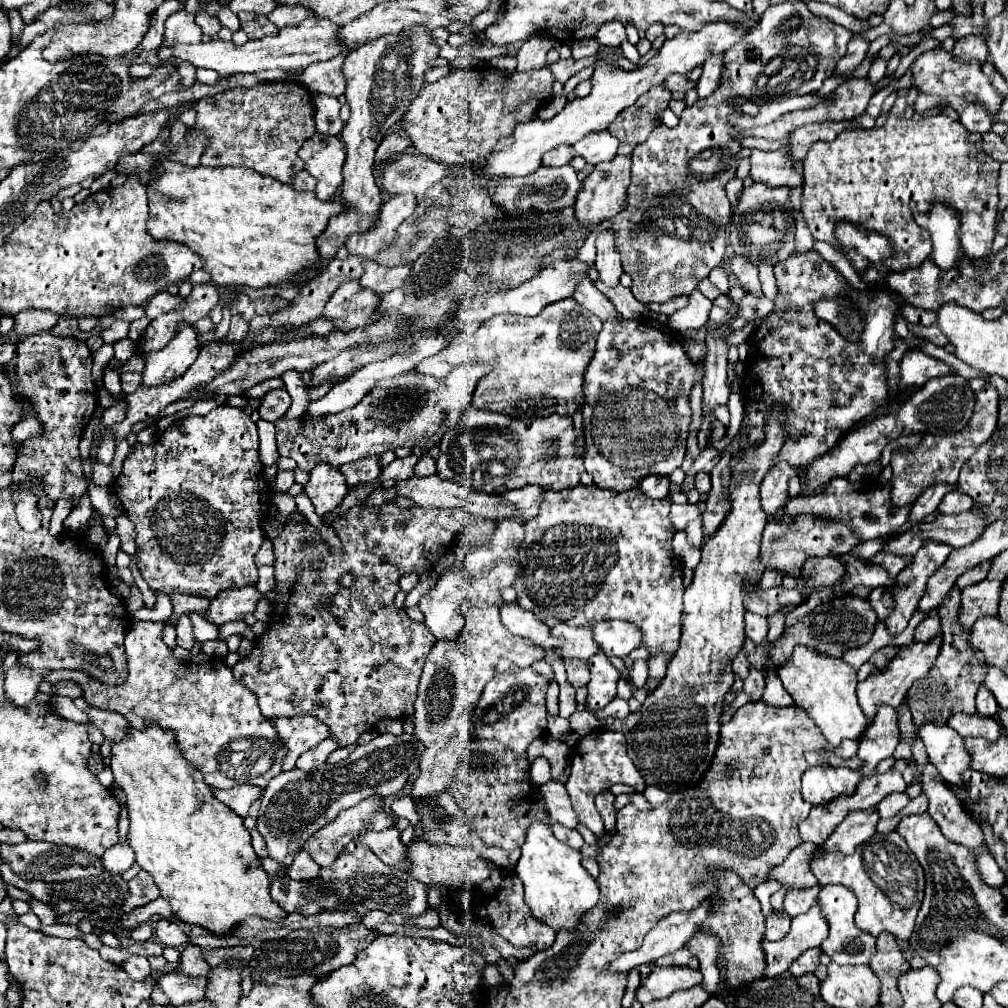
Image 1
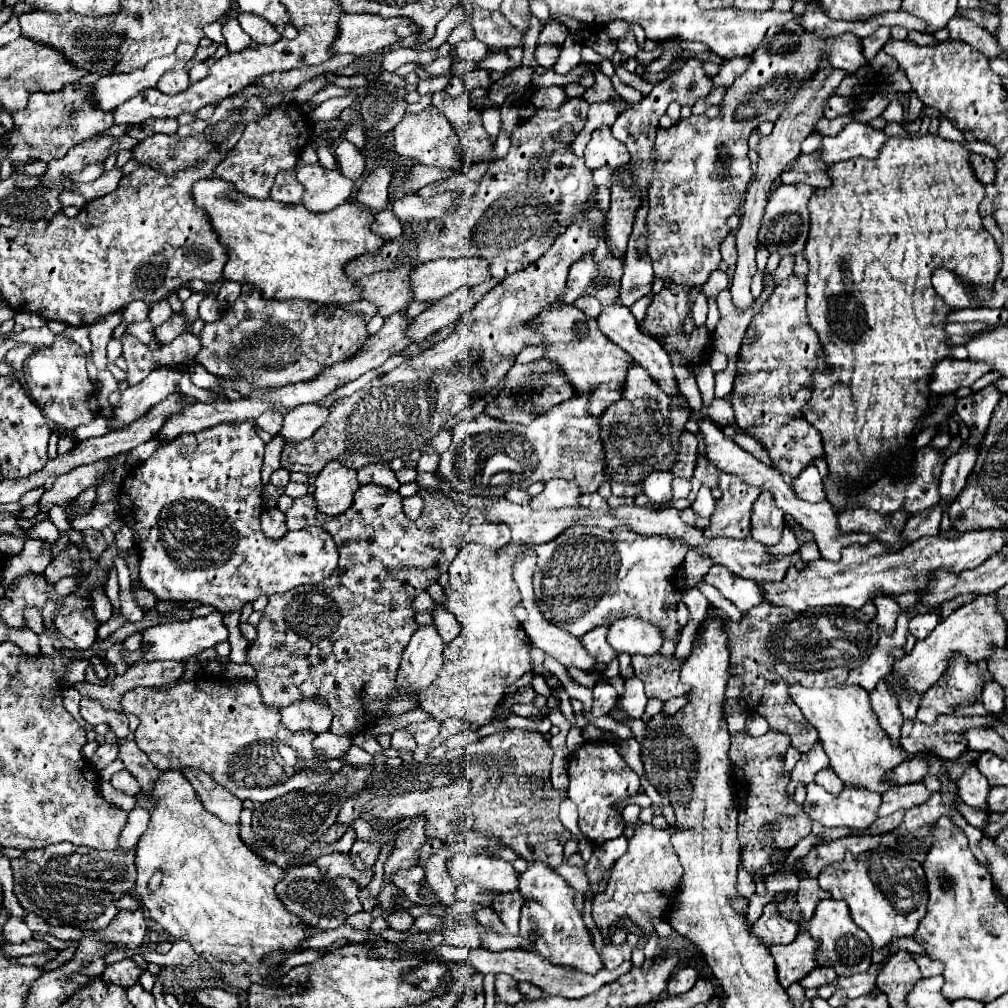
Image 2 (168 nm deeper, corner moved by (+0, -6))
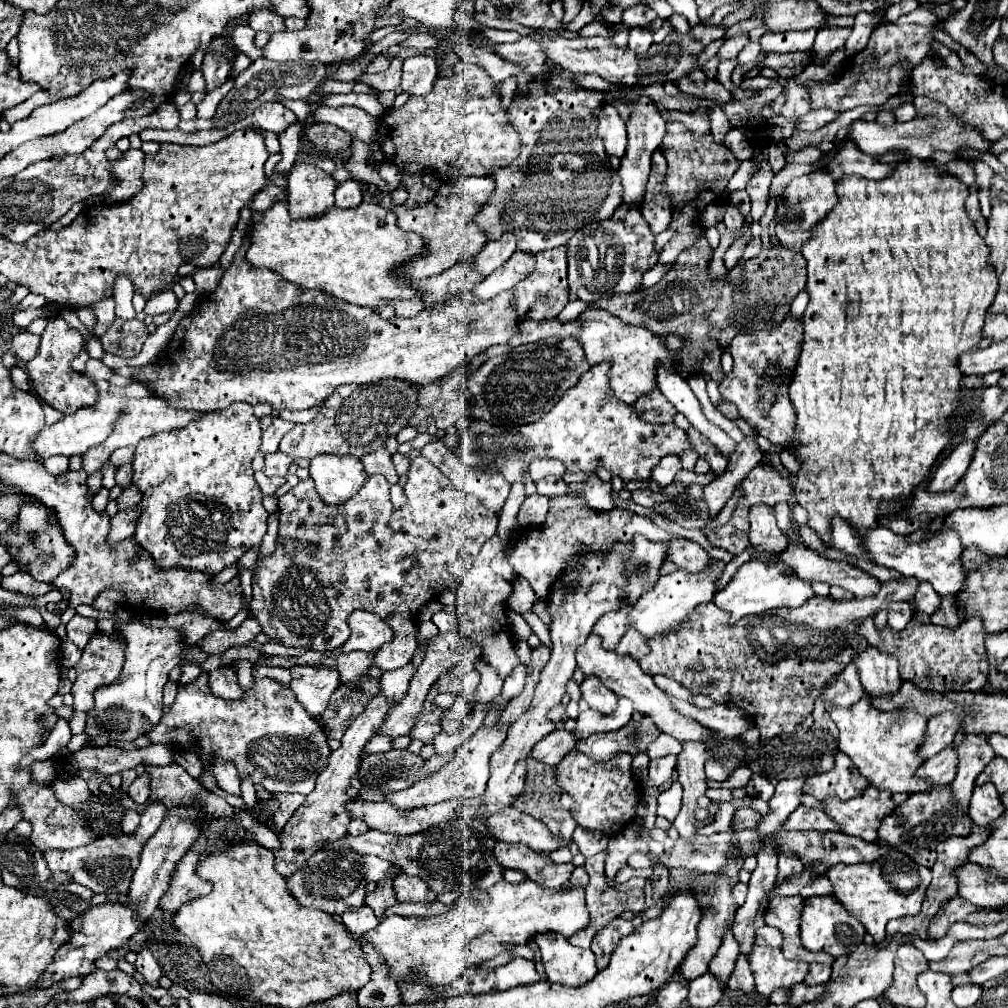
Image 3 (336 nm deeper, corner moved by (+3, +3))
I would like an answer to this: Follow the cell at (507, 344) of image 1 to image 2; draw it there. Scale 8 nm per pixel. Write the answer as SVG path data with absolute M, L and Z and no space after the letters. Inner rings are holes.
M555 304L553 308L549 310L543 310L539 316L535 316L533 320L527 322L527 326L541 334L541 344L543 344L543 350L545 350L545 356L543 360L547 362L553 362L559 366L561 374L565 376L565 380L573 386L573 394L575 396L581 396L581 394L587 394L591 396L589 400L589 416L601 416L603 410L611 404L611 402L617 402L619 396L621 396L621 384L625 382L625 368L631 364L631 356L625 354L621 348L617 348L617 344L613 344L599 328L597 328L597 320L595 318L587 318L579 308L575 308L573 304L571 306L561 306L561 304Z

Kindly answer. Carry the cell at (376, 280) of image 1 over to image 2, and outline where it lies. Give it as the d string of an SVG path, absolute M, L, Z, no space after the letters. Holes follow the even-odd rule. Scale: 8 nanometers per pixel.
M461 258L461 260L433 260L415 266L409 272L409 288L413 300L439 300L463 286L477 286L491 278L485 258Z

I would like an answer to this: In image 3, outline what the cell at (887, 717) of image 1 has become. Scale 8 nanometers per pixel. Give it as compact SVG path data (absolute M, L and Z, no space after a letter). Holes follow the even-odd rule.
M868 647L854 655L860 683L868 695L888 695L898 691L902 679L898 675L898 661L876 647Z

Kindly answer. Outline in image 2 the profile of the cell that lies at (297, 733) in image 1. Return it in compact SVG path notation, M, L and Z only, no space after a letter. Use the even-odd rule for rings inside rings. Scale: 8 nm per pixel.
M301 700L281 710L281 724L291 732L327 732L331 726L331 718L333 716L329 708L325 708L325 704L317 704L315 700Z

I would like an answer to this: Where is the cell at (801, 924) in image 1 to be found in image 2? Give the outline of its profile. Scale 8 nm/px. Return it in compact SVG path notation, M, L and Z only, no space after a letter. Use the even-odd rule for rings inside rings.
M803 928L797 938L787 944L787 946L771 946L771 954L775 958L775 966L777 966L777 980L783 988L787 988L793 982L799 982L801 976L805 976L805 972L813 970L817 966L815 954L817 954L817 944L819 940L815 940L807 928Z

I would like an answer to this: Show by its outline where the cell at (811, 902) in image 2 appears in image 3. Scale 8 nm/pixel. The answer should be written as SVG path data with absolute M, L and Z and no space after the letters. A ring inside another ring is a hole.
M818 877L818 879L814 879L814 883L810 883L810 885L806 885L804 889L802 889L802 899L808 899L808 897L814 897L814 895L832 895L832 883L826 879L826 877Z

